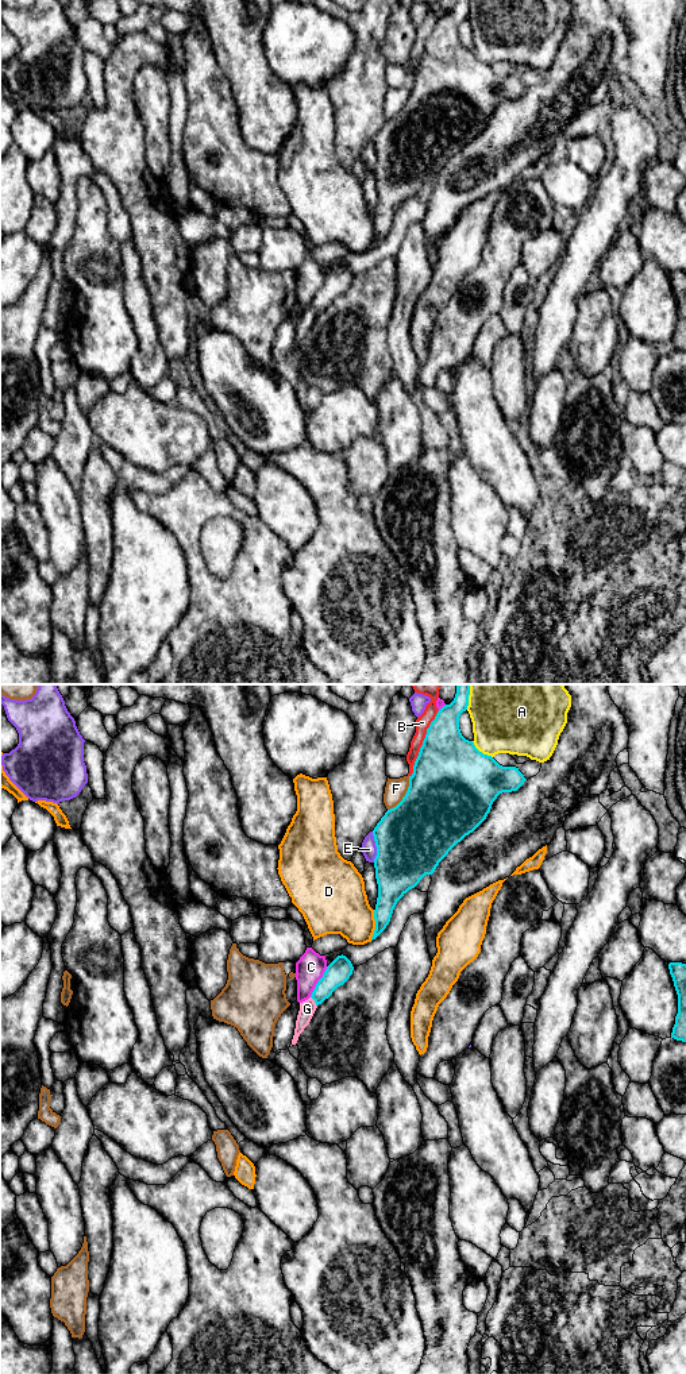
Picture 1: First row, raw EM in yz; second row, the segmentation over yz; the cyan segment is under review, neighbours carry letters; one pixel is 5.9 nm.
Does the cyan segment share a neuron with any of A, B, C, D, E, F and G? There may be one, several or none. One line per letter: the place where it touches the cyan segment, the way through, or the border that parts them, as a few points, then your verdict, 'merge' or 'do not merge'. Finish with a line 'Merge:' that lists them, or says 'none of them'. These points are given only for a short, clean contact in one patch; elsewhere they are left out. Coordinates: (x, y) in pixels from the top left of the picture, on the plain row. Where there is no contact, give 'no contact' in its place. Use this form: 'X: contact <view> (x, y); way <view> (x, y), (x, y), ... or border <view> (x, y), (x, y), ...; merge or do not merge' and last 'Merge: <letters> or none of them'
A: contact yz (481, 61); do not merge
B: contact yz (423, 53); do not merge
C: contact yz (318, 290); do not merge
D: contact yz (376, 234); do not merge
E: contact yz (376, 154); do not merge
F: contact yz (405, 104); do not merge
G: contact yz (315, 311); way yz (338, 281), (315, 311), (307, 317); merge
Merge: G

